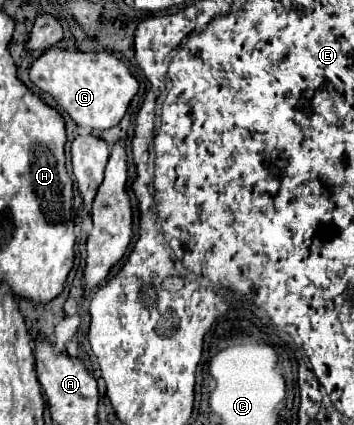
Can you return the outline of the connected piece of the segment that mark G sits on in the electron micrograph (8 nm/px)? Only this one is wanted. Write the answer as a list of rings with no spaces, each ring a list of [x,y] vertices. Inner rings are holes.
[[[49,47],[33,63],[29,77],[41,91],[53,95],[53,99],[77,121],[77,125],[91,127],[93,131],[115,127],[139,91],[137,79],[111,53],[85,53],[79,49],[67,51],[63,47]]]

